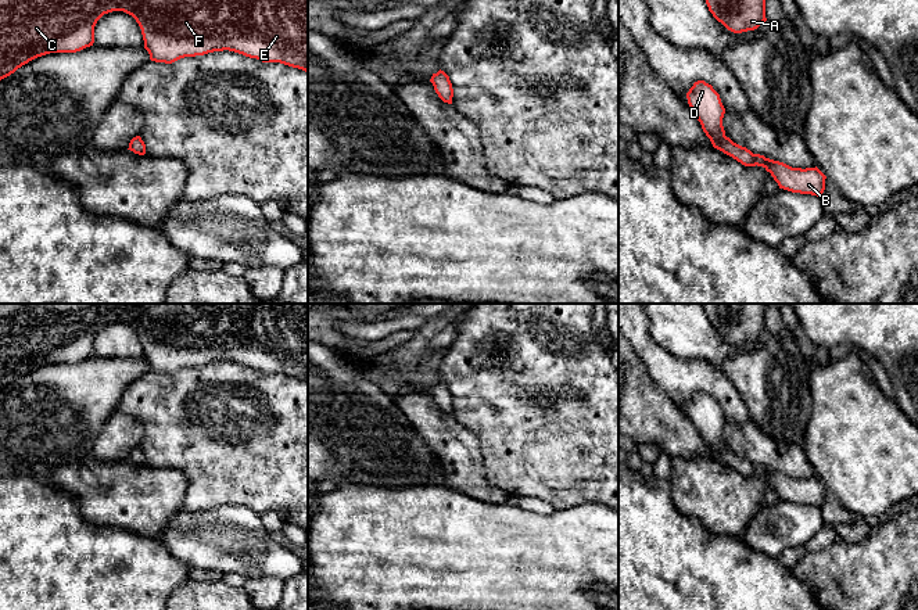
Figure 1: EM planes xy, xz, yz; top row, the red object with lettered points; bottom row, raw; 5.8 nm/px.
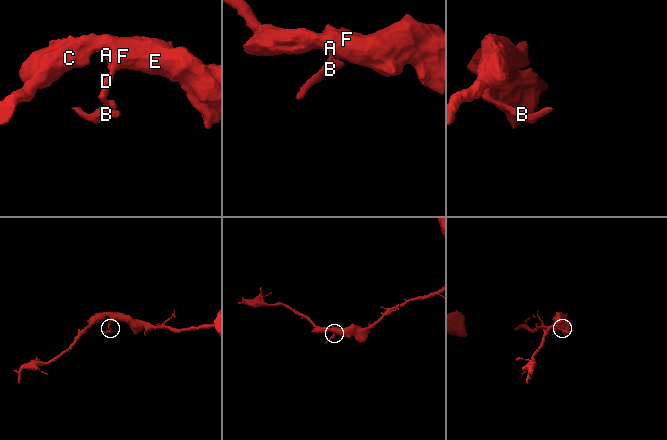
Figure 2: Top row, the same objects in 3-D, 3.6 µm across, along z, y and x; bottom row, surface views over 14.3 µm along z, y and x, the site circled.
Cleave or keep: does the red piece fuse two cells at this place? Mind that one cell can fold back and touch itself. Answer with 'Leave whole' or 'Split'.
Leave whole

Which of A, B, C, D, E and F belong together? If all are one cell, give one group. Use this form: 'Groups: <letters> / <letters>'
Groups: A B C D E F

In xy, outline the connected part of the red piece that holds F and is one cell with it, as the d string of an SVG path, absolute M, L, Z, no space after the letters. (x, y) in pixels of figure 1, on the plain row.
M0 304L0 391L37 367L50 363L76 363L93 356L97 331L112 322L123 322L136 330L144 359L155 373L172 374L184 367L229 360L262 373L280 373L308 383L308 304Z

